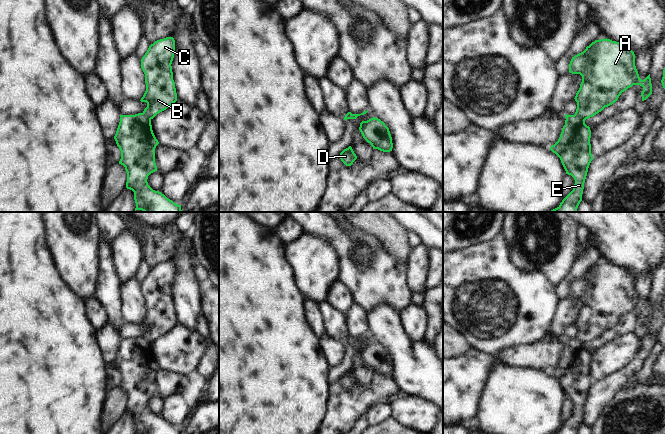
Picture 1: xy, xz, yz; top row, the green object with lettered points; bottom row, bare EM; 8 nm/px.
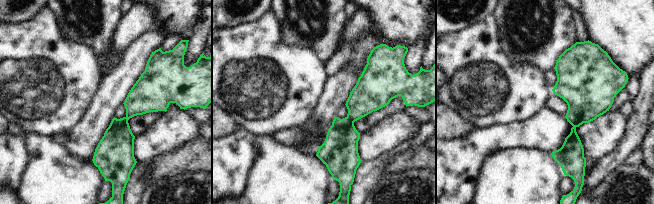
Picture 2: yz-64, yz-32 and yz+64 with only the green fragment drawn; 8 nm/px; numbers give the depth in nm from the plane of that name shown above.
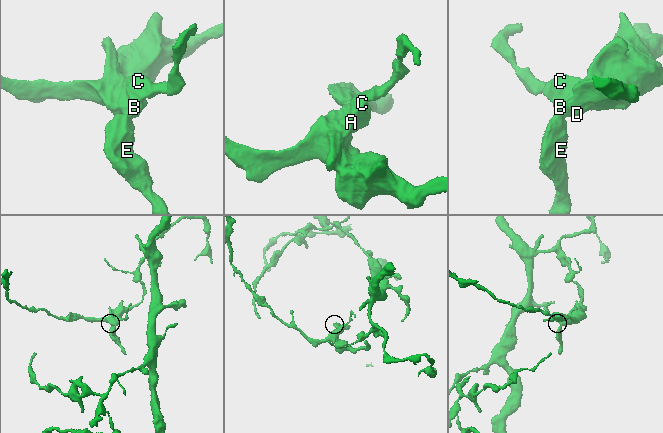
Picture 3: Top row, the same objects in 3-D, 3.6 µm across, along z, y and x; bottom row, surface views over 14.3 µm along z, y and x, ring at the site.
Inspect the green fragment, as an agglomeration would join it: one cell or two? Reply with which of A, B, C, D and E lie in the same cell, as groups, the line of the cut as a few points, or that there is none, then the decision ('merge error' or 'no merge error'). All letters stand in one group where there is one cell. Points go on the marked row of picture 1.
groups A B C D / E; cut yz (575, 113), (584, 121); merge error

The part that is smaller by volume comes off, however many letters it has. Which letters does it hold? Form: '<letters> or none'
E

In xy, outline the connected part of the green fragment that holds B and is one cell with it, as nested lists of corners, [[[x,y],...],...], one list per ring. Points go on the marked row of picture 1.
[[[166,37],[151,44],[141,59],[146,91],[140,101],[147,103],[143,114],[149,119],[177,101],[171,66],[174,53],[175,40],[173,37]]]

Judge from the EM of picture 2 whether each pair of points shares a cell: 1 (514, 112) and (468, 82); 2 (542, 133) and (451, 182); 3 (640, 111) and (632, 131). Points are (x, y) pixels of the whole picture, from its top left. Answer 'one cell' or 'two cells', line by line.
1: one cell
2: one cell
3: one cell

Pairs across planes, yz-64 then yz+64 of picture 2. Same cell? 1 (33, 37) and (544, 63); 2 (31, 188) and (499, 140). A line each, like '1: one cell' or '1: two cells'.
1: two cells
2: two cells

